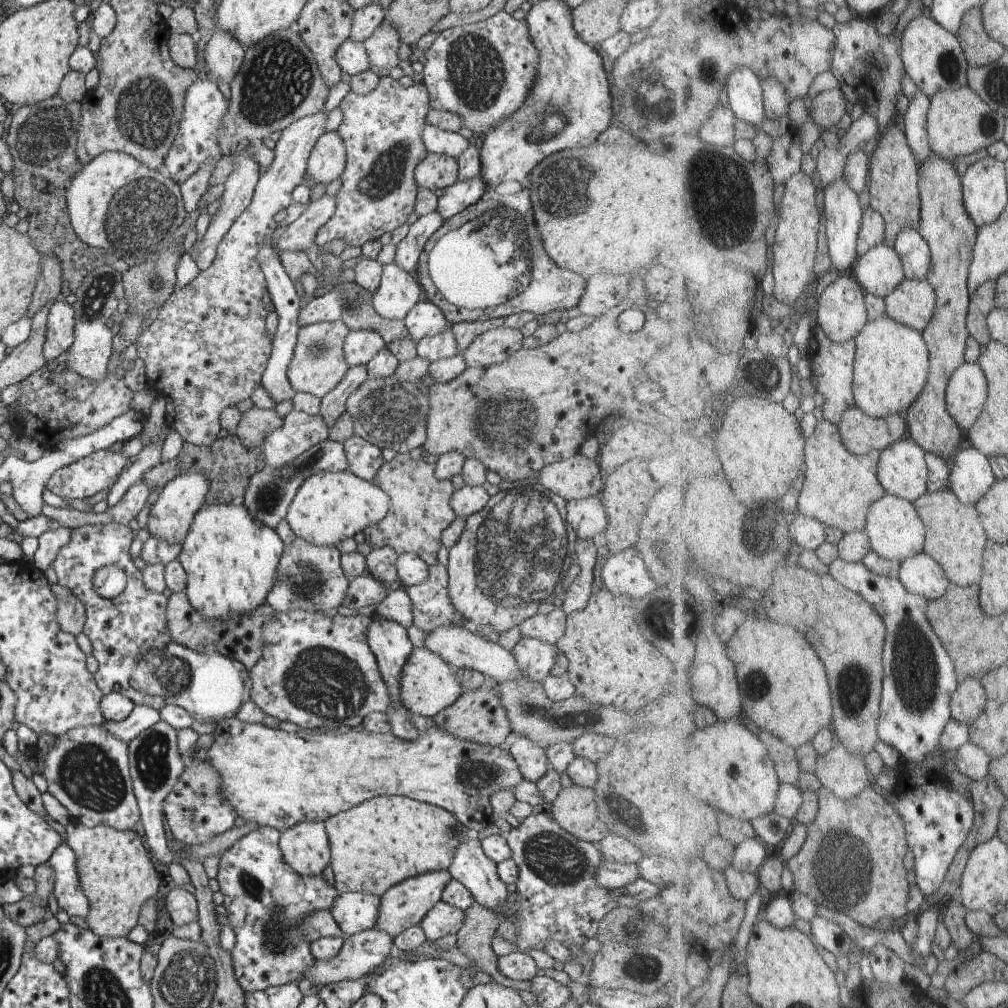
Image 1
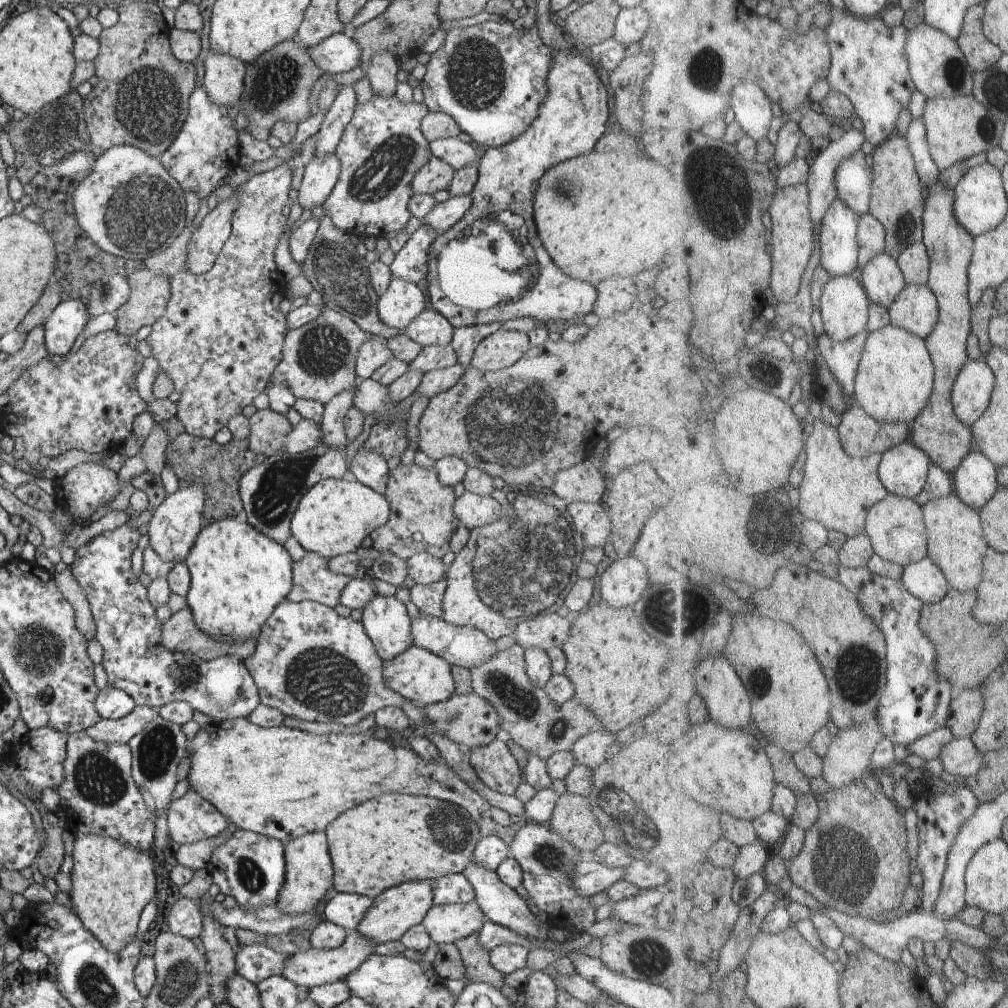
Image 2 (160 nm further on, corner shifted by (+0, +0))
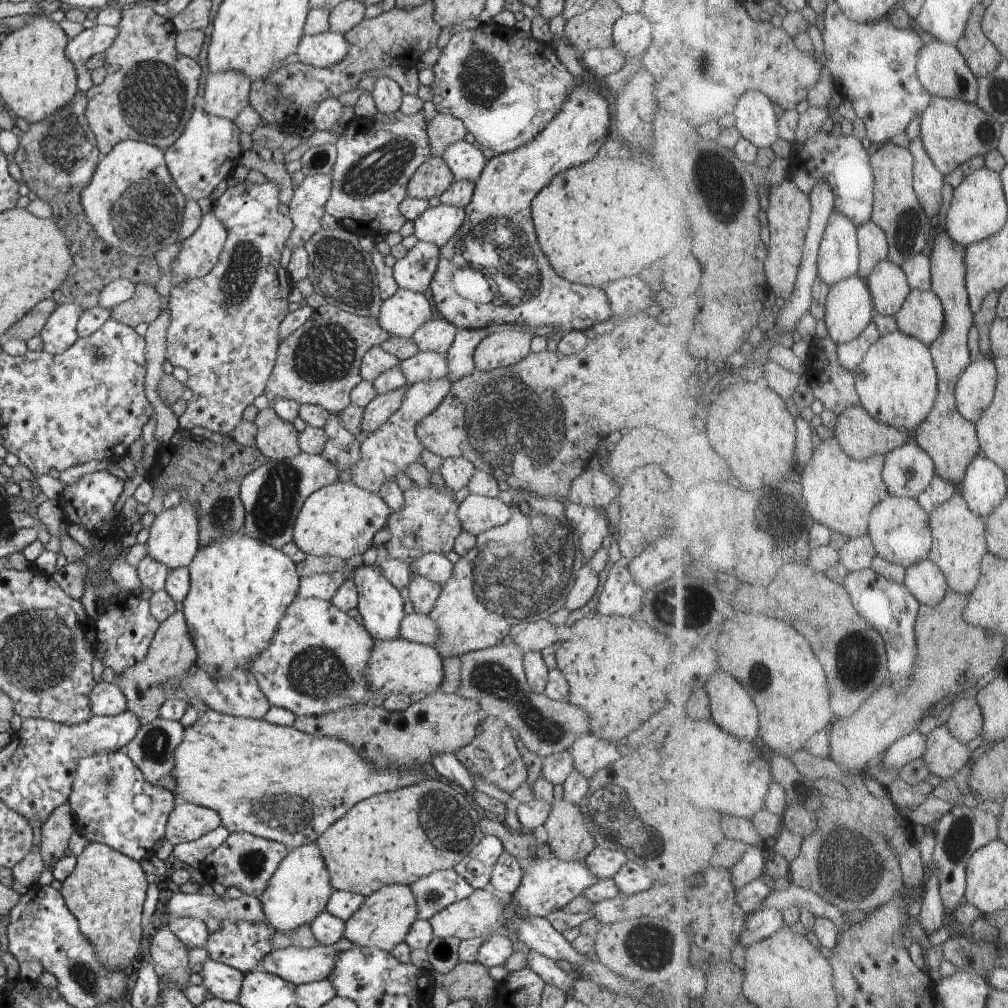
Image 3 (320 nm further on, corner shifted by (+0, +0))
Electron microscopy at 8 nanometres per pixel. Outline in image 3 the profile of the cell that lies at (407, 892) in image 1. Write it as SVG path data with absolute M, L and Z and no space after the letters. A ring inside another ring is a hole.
M409 885L383 886L374 894L365 897L364 904L356 910L356 912L352 914L348 920L346 920L343 936L358 946L390 952L390 950L393 950L397 944L400 944L400 942L405 942L409 928L416 919L417 902Z

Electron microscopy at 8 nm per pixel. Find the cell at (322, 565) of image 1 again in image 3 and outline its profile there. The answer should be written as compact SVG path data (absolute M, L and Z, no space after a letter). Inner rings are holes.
M344 574L310 575L299 579L297 596L300 599L320 599L331 602L332 597L338 592L345 581Z

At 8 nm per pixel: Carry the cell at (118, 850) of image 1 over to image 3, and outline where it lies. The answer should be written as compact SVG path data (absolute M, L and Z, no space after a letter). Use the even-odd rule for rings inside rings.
M90 843L77 856L74 870L61 882L62 896L68 910L77 918L80 932L92 943L95 955L108 970L127 970L138 954L142 940L143 904L149 882L140 862L104 843Z

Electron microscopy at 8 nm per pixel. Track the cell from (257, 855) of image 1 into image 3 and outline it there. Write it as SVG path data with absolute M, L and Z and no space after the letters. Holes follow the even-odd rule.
M233 832L201 862L199 870L207 882L219 882L226 888L236 886L244 895L259 897L288 853L287 846L279 842L252 833Z

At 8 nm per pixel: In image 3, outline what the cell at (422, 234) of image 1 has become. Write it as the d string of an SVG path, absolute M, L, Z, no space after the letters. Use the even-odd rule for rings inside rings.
M418 241L404 258L397 260L393 266L393 275L399 288L426 292L439 263L439 249L432 243Z

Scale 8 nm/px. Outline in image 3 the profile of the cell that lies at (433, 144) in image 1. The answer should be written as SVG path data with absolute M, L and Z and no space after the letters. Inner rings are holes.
M467 141L451 144L442 158L447 162L456 181L469 180L474 184L487 163L484 154Z

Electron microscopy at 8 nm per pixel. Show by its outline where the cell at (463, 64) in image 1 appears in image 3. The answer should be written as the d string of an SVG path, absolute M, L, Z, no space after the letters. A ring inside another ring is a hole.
M483 23L475 29L453 34L433 66L435 80L430 86L438 113L459 118L480 146L496 155L532 142L536 135L563 110L569 94L577 87L573 74L560 62L552 46L533 38L521 38L515 27Z

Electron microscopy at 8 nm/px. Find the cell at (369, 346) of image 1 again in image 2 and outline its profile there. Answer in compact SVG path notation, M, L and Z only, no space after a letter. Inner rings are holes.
M374 336L360 346L355 362L355 373L362 379L370 379L375 370L394 358L388 348L387 339Z

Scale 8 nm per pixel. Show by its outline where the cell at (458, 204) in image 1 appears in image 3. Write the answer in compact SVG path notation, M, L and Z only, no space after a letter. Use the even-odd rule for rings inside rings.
M440 203L426 208L414 221L414 235L418 241L426 241L442 248L462 226L465 209Z

